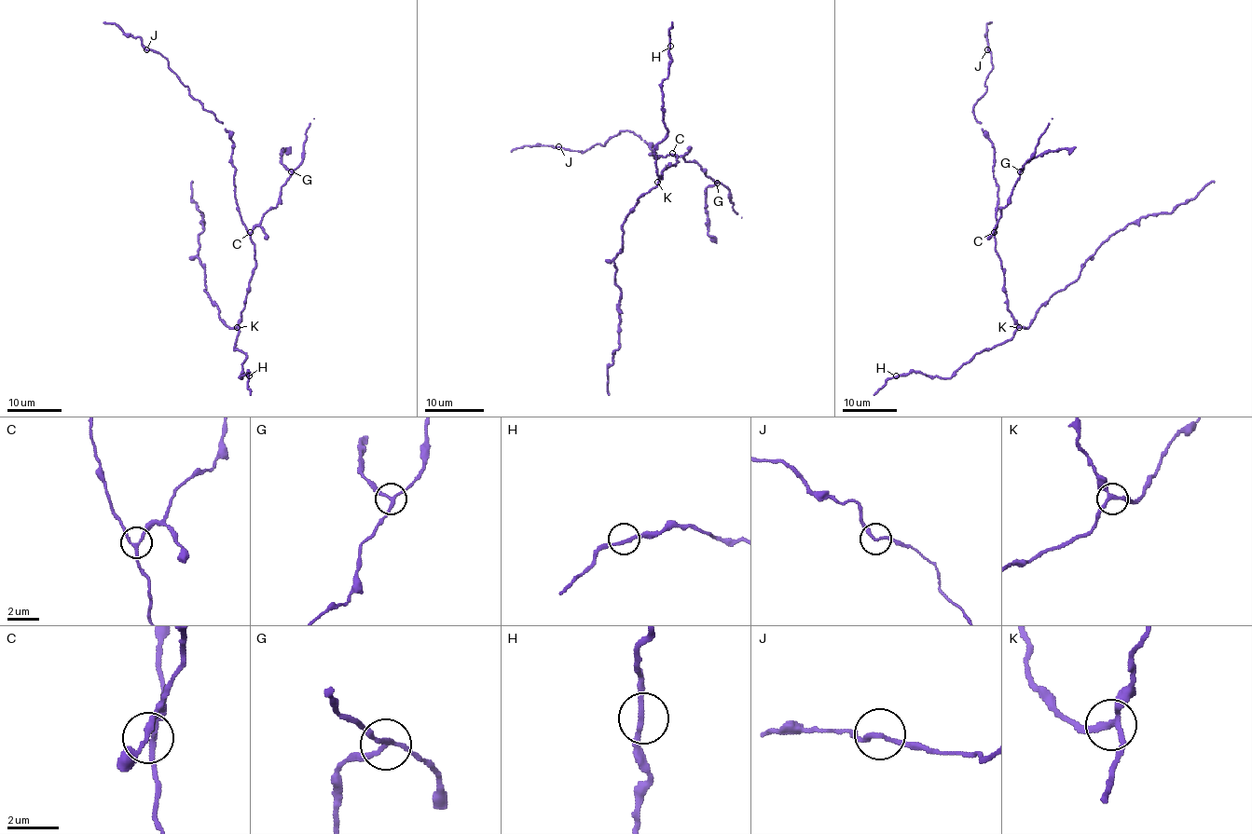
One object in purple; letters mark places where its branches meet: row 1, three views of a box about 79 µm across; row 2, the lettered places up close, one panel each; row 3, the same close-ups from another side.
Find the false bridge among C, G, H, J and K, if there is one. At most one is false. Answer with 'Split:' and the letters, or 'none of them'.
Split: G

